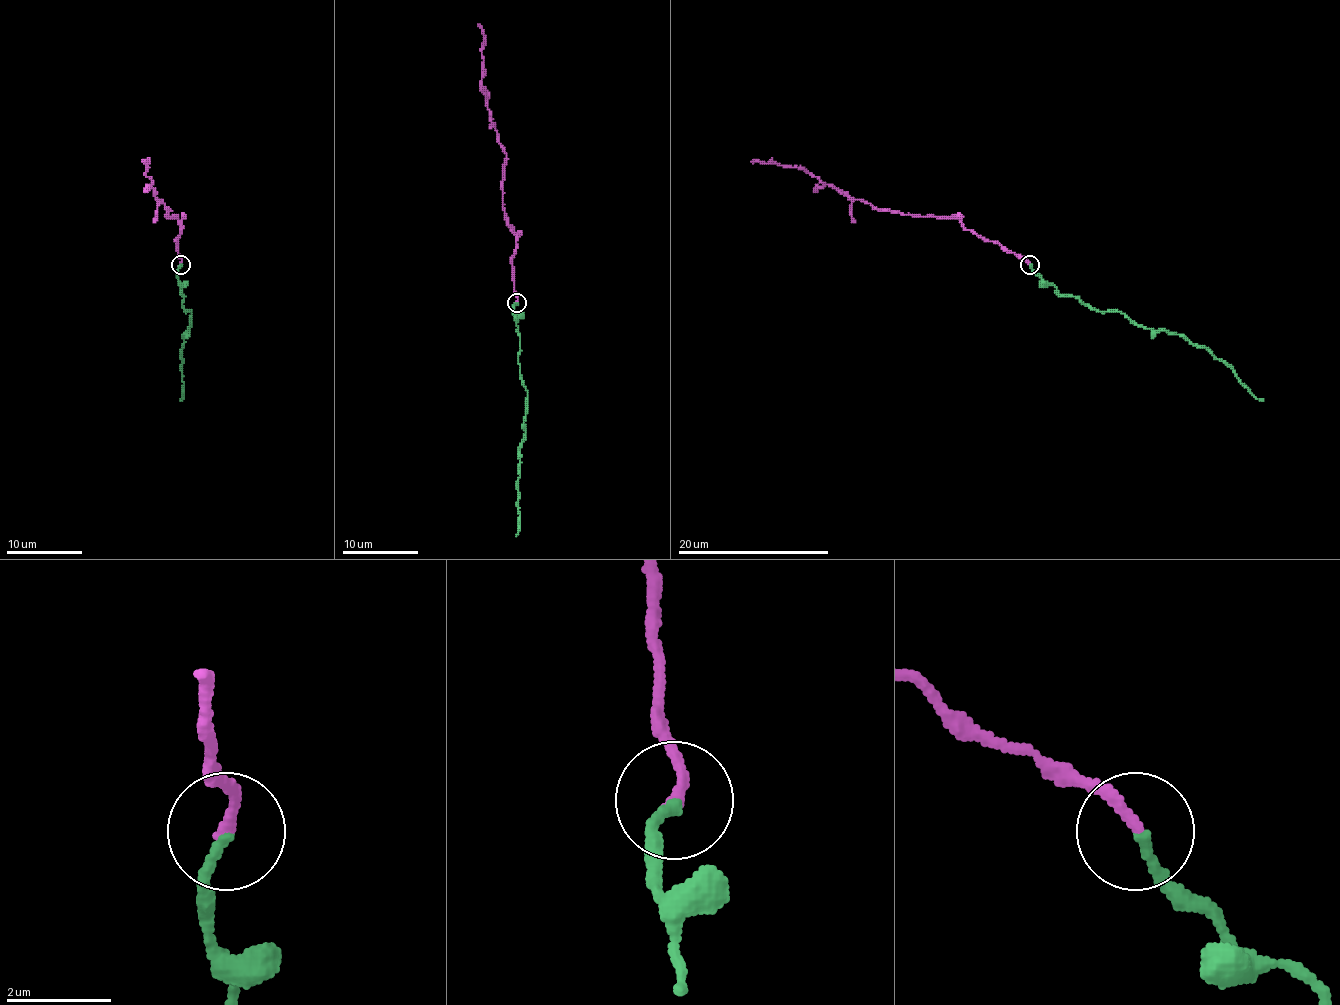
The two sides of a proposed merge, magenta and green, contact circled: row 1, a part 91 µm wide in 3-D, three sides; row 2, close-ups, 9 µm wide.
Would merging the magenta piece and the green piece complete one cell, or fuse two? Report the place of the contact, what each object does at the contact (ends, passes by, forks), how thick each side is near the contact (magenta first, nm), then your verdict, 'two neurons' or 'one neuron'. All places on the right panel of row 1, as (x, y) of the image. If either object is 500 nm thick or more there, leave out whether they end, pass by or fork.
(1029, 264) | magenta ends | green ends | 220/190 nm | one neuron

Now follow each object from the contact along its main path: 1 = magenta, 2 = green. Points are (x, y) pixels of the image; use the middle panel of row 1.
1: (516, 303), (516, 240), (503, 206), (506, 153), (482, 85), (484, 33), (478, 24)
2: (516, 303), (514, 316), (520, 333), (520, 373), (527, 394), (525, 439), (520, 456), (520, 528), (516, 536)

